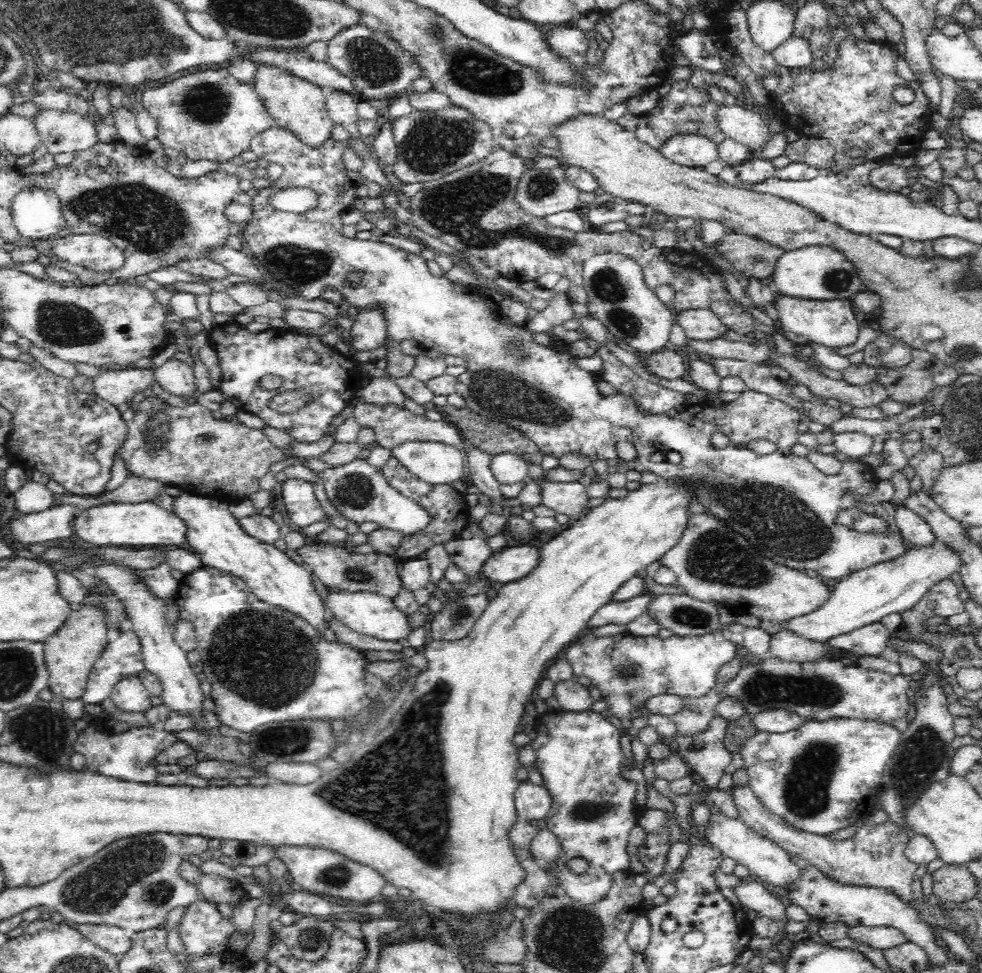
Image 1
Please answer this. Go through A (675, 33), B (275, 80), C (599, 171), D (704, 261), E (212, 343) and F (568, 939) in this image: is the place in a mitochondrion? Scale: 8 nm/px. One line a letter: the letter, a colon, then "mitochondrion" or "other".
A: other
B: other
C: other
D: other
E: other
F: mitochondrion

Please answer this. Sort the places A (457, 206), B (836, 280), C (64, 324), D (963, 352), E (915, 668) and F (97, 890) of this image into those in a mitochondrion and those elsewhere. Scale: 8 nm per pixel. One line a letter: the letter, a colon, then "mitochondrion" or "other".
A: mitochondrion
B: mitochondrion
C: mitochondrion
D: mitochondrion
E: other
F: mitochondrion

